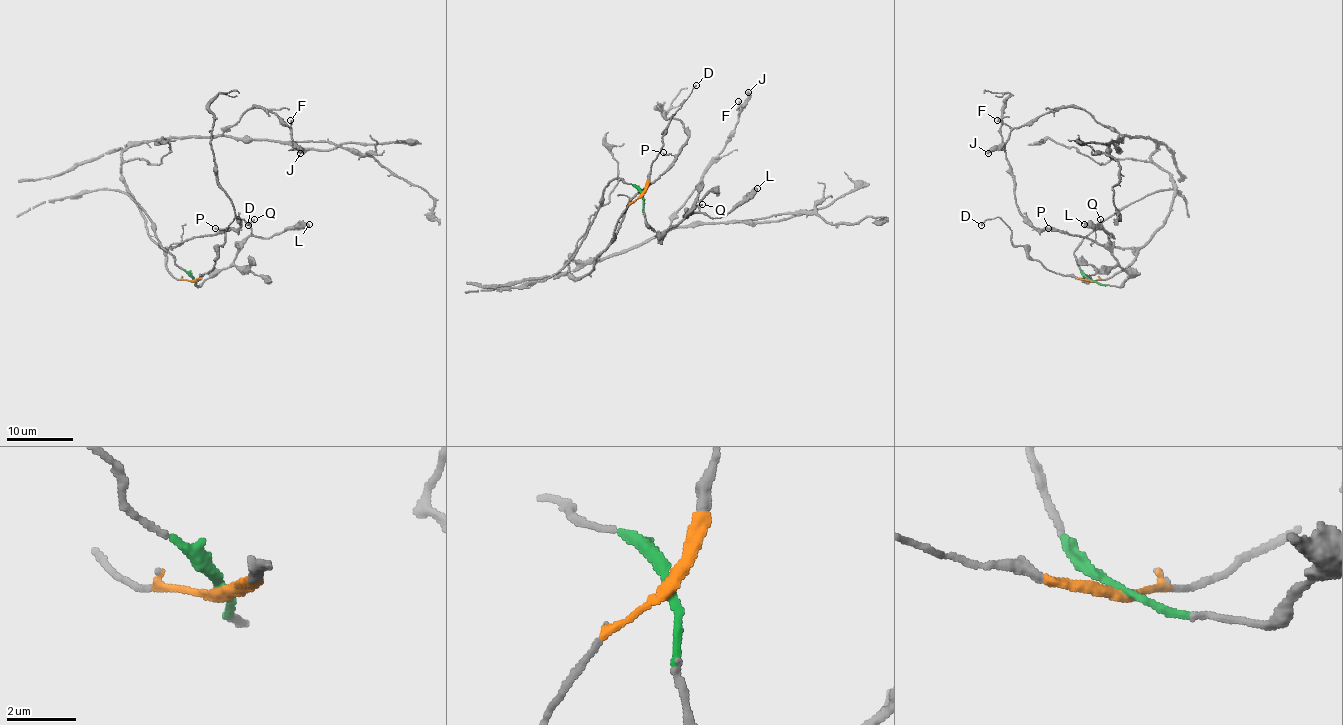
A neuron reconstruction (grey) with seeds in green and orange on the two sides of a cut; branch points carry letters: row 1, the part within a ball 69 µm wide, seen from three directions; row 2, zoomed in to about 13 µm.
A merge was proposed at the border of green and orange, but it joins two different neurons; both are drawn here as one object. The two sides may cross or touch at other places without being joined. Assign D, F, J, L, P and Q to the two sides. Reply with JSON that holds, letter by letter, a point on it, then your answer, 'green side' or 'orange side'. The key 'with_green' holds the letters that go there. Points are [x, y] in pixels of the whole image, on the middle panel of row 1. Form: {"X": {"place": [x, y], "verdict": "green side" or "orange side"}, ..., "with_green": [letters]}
{"D": {"place": [696, 85], "verdict": "orange side"}, "F": {"place": [738, 101], "verdict": "orange side"}, "J": {"place": [748, 92], "verdict": "orange side"}, "L": {"place": [757, 188], "verdict": "green side"}, "P": {"place": [663, 152], "verdict": "orange side"}, "Q": {"place": [702, 204], "verdict": "green side"}, "with_green": ["L", "Q"]}

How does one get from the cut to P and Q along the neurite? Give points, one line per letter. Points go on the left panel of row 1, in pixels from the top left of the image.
P: (194, 280), (178, 280), (166, 266), (166, 253), (169, 248), (196, 236), (216, 235), (226, 228), (214, 228)
Q: (194, 280), (198, 286), (233, 261), (238, 246), (251, 233), (254, 220)

